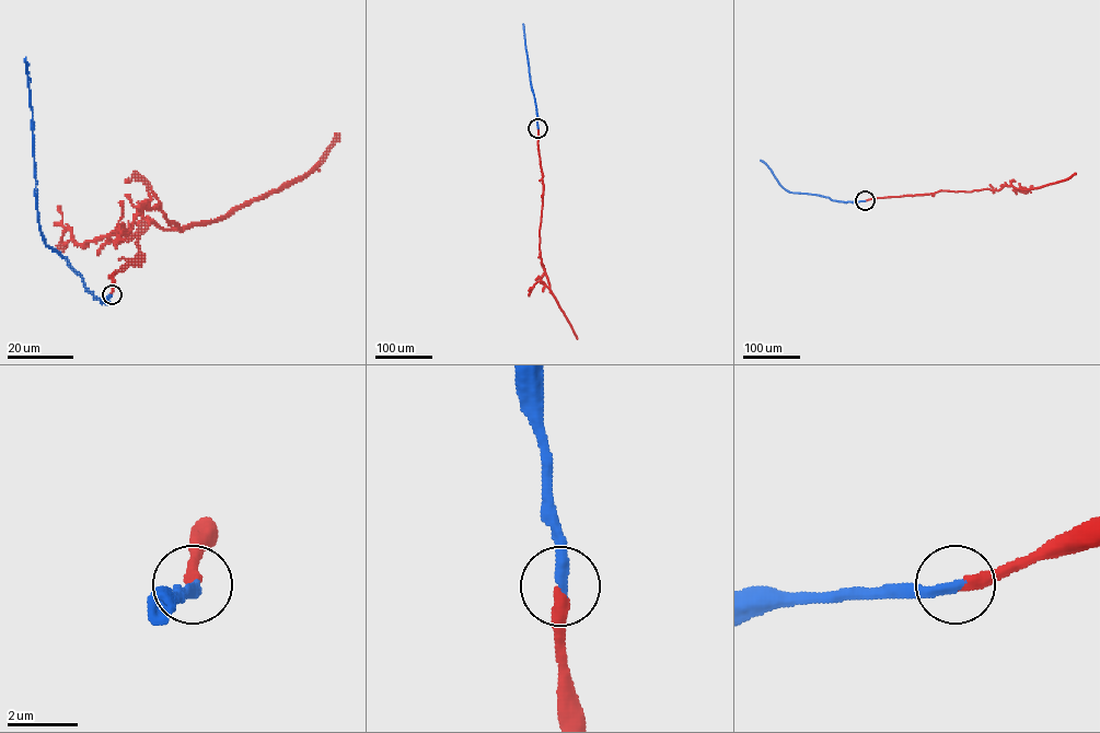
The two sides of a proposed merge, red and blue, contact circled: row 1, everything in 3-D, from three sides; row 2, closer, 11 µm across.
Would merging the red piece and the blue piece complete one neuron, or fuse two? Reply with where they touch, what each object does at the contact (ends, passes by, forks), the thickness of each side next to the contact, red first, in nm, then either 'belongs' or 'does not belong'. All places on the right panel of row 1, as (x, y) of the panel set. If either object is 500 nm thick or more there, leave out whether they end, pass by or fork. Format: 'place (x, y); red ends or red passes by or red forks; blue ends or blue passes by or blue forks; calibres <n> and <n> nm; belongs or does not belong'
place (865, 200); red ends; blue ends; calibres 320 and 320 nm; belongs

